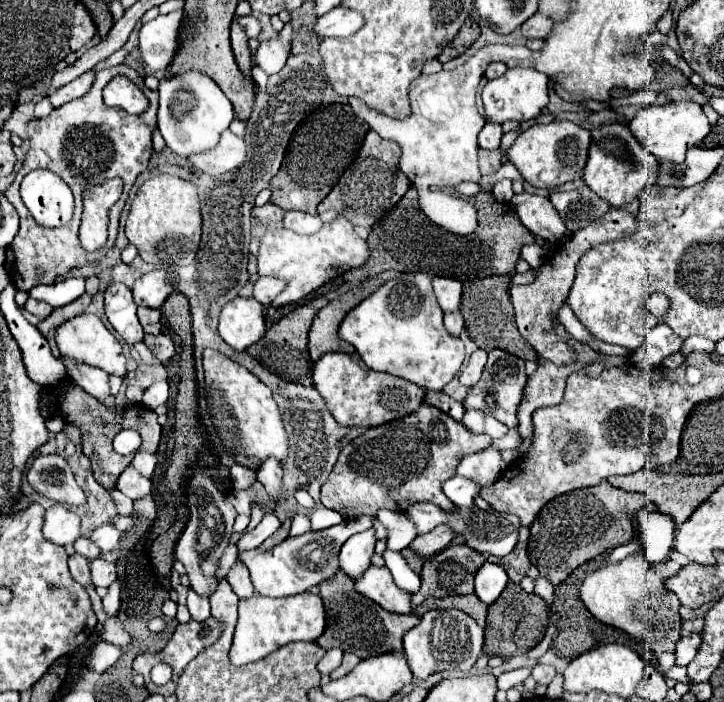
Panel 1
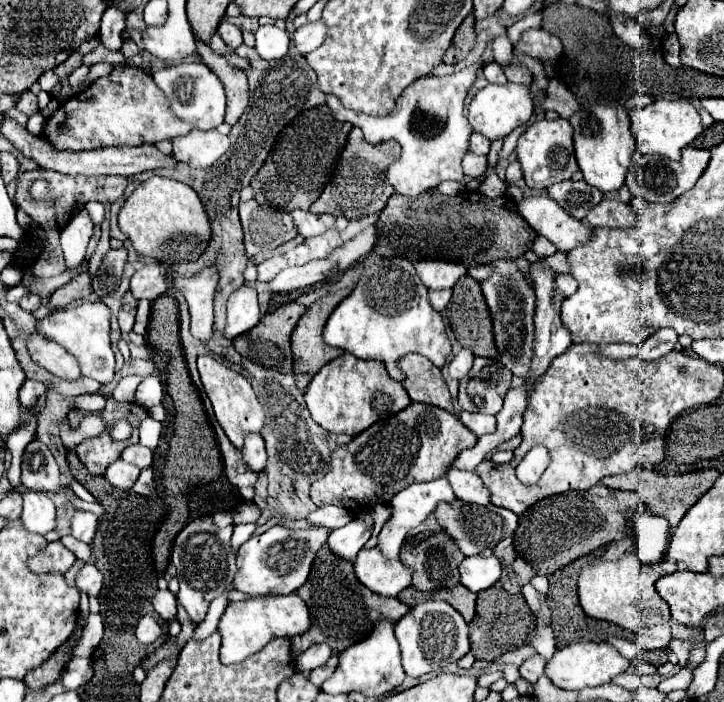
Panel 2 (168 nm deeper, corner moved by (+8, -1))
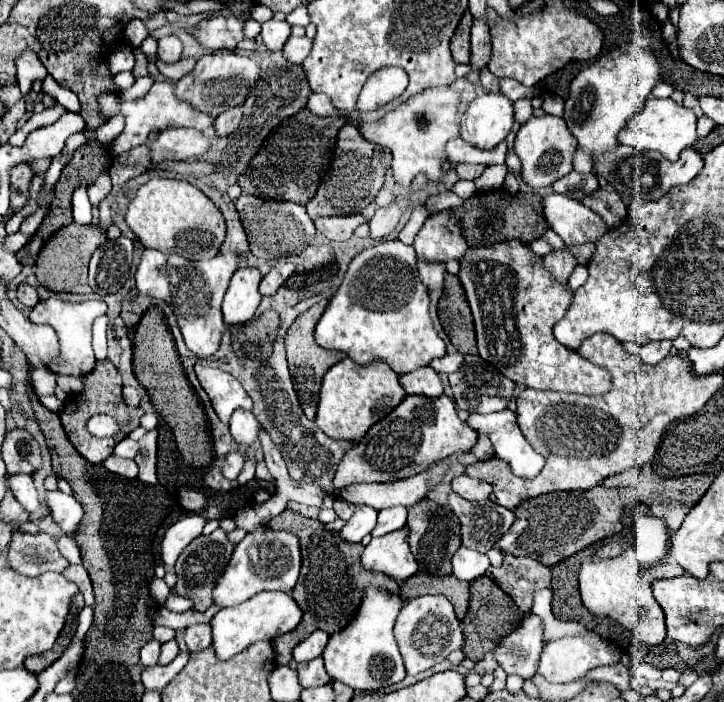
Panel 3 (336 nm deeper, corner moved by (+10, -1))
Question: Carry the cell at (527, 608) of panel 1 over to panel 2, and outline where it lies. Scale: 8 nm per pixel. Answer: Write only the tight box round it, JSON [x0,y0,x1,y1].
[470,583,534,661]

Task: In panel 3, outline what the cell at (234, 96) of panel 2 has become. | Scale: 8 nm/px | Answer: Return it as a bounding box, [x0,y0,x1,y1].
[214,105,242,137]

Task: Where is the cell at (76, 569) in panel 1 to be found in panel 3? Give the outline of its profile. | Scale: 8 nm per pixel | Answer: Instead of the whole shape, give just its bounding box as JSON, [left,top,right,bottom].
[8,533,68,577]

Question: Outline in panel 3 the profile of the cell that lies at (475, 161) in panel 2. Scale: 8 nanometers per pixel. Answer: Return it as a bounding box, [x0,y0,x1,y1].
[456,163,486,179]

